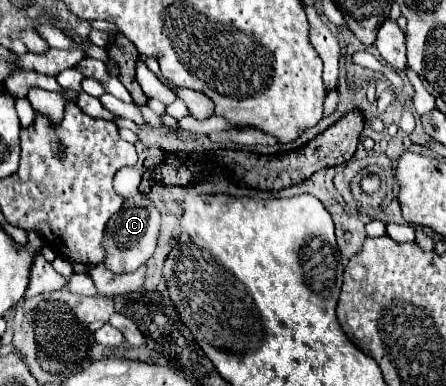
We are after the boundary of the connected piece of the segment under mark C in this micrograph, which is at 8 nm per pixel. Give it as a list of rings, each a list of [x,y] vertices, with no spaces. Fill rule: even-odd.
[[[136,194],[126,198],[122,208],[110,218],[104,236],[106,258],[104,264],[112,272],[132,272],[142,266],[156,250],[156,240],[160,232],[160,210],[154,206],[148,194]]]

